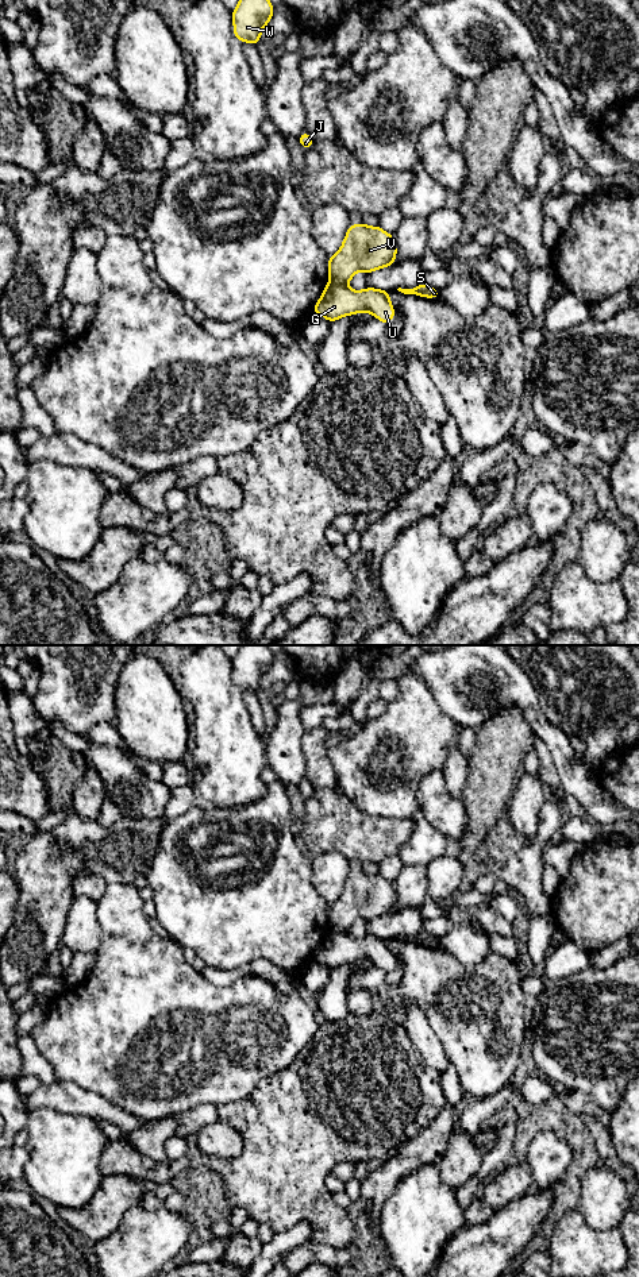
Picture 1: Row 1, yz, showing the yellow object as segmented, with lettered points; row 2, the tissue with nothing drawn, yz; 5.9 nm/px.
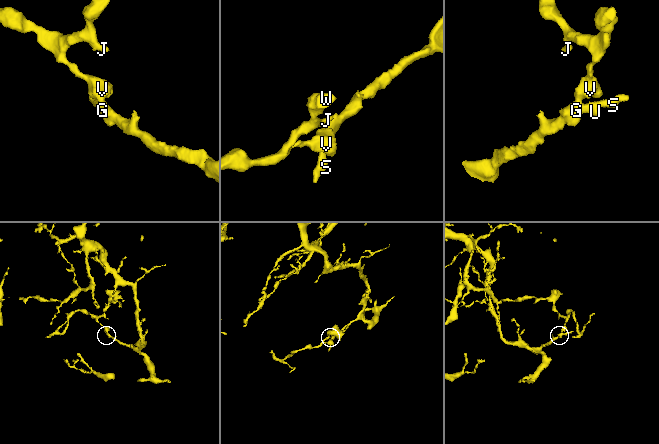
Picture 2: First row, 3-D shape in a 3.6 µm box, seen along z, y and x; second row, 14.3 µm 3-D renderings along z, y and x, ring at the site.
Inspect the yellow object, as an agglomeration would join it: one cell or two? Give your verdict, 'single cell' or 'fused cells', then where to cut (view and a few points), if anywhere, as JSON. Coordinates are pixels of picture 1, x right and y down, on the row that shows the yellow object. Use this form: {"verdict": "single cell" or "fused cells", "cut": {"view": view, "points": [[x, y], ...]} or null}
{"verdict": "fused cells", "cut": {"view": "yz", "points": [[330, 280], [345, 284]]}}

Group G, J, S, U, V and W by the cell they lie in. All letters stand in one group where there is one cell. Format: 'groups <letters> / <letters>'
groups G S U / J V W

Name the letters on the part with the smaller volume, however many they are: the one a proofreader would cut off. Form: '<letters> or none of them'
J, V, W

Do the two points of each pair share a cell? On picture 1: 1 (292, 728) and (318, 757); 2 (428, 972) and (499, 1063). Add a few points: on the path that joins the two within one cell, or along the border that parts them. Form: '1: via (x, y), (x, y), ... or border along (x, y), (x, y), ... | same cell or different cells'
1: border along (305, 732), (303, 739), (304, 771) | different cells
2: via (451, 995), (466, 1010), (466, 1019), (485, 1040) | same cell

